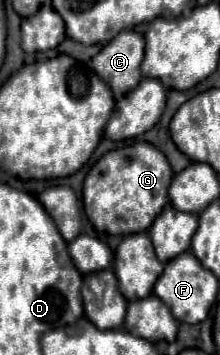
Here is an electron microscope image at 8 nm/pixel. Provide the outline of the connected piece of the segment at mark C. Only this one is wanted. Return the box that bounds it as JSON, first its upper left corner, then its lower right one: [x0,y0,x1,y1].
[92,30,144,98]

